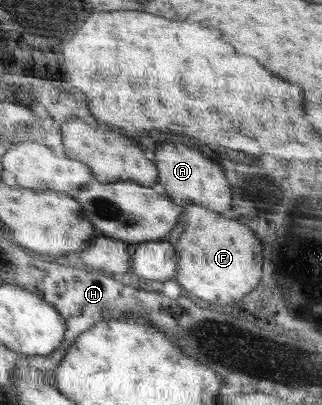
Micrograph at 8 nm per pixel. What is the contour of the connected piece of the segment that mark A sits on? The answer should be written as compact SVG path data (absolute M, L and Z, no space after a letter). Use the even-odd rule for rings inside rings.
M164 144L160 148L156 148L156 162L158 166L158 174L160 174L160 184L164 186L164 190L168 192L168 196L174 197L192 204L192 202L214 212L224 212L232 206L232 192L230 192L230 184L222 174L222 168L218 164L214 164L210 158L204 158L200 152L190 150L184 144ZM178 194L186 194L190 200L178 196Z

